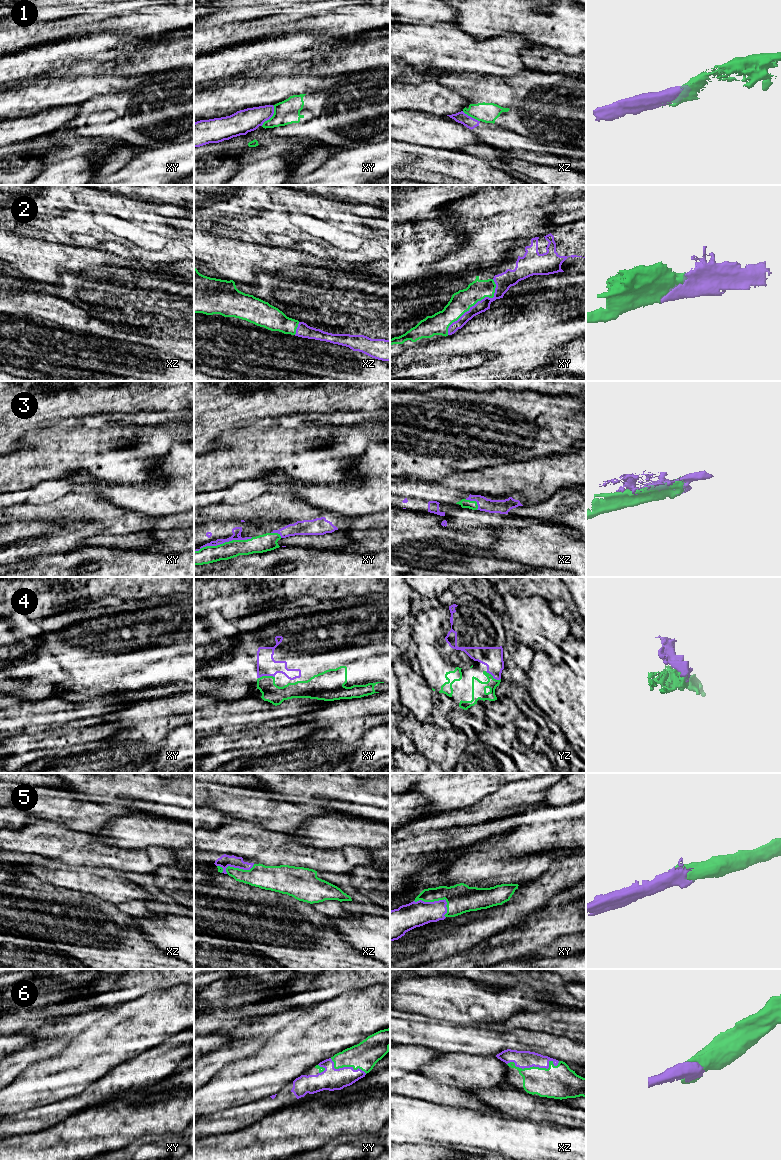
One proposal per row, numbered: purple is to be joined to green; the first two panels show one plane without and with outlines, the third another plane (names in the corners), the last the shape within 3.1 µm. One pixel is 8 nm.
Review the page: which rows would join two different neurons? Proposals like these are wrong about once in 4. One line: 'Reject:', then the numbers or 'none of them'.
Reject: 1

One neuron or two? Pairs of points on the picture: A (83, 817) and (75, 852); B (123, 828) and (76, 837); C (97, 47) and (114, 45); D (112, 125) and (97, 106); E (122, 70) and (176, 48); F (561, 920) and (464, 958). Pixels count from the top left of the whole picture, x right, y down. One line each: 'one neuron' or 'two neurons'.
A: two neurons
B: two neurons
C: one neuron
D: one neuron
E: one neuron
F: one neuron

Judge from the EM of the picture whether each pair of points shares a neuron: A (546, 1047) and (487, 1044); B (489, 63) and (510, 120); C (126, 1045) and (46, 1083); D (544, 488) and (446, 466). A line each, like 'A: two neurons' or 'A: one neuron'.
A: one neuron
B: two neurons
C: one neuron
D: two neurons

